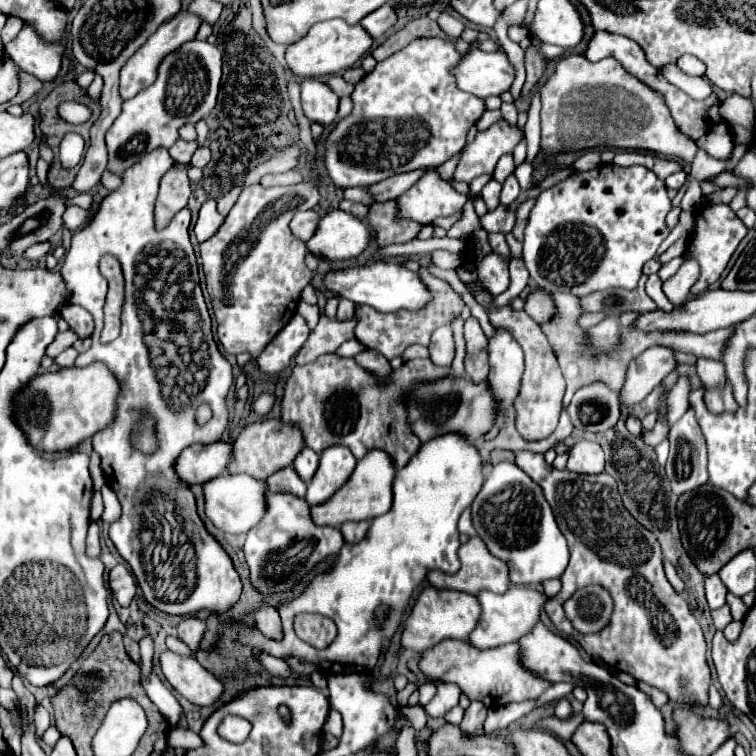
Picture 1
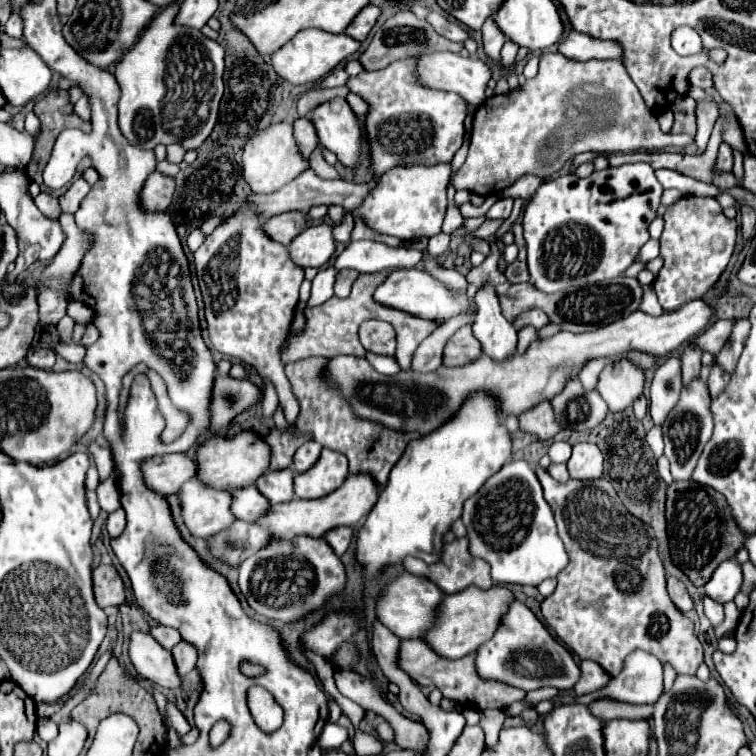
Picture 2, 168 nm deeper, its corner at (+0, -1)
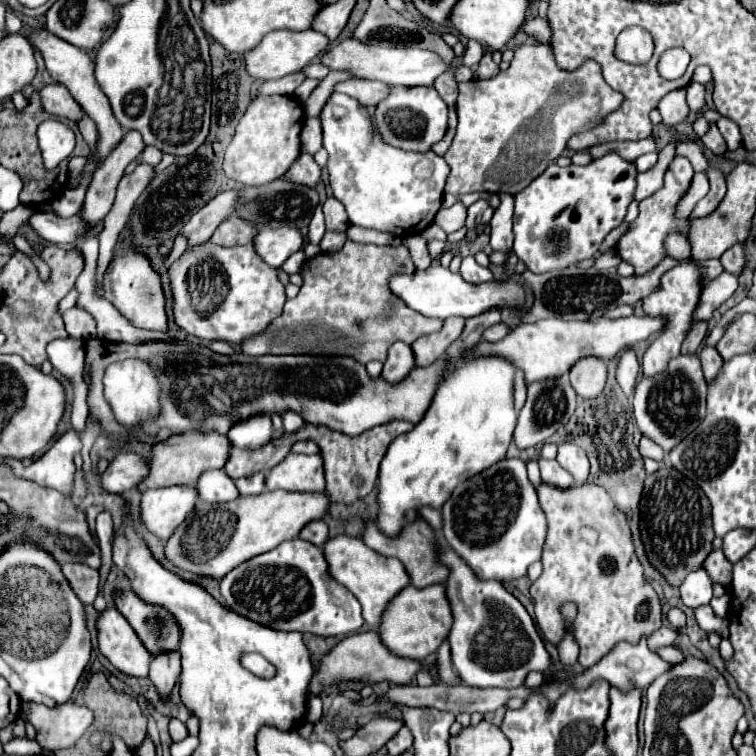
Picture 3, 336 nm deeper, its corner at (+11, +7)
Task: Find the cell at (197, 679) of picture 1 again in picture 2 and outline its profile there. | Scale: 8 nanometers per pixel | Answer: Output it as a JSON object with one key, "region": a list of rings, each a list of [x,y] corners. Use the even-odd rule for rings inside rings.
{"region":[[[133,633],[129,643],[129,655],[135,669],[145,679],[167,689],[181,687],[181,677],[177,673],[173,655],[167,649],[163,649],[153,635]]]}

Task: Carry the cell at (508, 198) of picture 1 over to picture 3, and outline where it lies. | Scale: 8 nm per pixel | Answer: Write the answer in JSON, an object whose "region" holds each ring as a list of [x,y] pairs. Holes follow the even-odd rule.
{"region":[[[478,199],[476,203],[472,203],[472,205],[468,207],[466,227],[468,227],[468,229],[474,229],[476,225],[484,225],[484,223],[488,223],[488,221],[492,219],[492,215],[494,215],[492,207],[490,207],[484,199]]]}

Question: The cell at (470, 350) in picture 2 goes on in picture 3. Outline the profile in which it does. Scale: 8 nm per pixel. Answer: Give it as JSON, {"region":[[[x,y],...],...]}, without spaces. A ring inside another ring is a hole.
{"region":[[[452,317],[452,319],[444,321],[444,327],[440,331],[424,335],[418,341],[414,341],[412,351],[414,351],[416,367],[428,367],[436,359],[440,359],[446,353],[446,349],[450,347],[450,343],[460,337],[462,329],[464,329],[464,319]]]}

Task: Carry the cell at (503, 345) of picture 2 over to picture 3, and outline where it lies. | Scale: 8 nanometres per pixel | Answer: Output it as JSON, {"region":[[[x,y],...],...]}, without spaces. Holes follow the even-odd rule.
{"region":[[[472,255],[462,259],[462,265],[460,265],[460,275],[462,275],[466,281],[476,281],[476,283],[480,283],[480,281],[490,281],[490,279],[494,277],[494,275],[490,273],[490,269],[480,267]]]}

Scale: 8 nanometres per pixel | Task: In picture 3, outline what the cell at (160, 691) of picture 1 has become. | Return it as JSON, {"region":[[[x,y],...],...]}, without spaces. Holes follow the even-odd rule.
{"region":[[[170,719],[170,737],[172,737],[174,743],[186,739],[186,737],[188,737],[188,729],[186,729],[186,725],[184,725],[182,721],[178,721],[178,719]]]}

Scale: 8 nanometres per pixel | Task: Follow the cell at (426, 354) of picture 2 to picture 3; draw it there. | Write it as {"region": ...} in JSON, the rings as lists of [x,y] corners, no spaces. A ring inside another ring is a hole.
{"region":[[[396,343],[388,349],[388,359],[384,361],[384,369],[382,369],[382,377],[388,383],[398,383],[402,381],[414,367],[414,357],[412,357],[412,349],[404,343]]]}

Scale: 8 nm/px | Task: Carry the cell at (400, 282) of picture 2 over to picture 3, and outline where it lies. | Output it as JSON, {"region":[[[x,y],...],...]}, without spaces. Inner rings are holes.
{"region":[[[438,261],[432,263],[426,271],[416,271],[414,275],[394,275],[390,279],[390,289],[396,293],[410,309],[422,313],[424,317],[448,319],[448,317],[476,317],[494,307],[498,309],[522,309],[526,303],[526,291],[522,283],[514,277],[506,279],[492,279],[486,283],[468,283],[460,277],[460,273],[452,273],[450,269],[442,267]]]}

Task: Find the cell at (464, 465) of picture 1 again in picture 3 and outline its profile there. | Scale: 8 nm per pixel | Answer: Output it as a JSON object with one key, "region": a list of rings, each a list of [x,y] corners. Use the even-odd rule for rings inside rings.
{"region":[[[488,355],[474,357],[474,361],[464,361],[444,377],[422,421],[404,437],[396,437],[382,459],[378,477],[378,527],[382,529],[382,533],[390,537],[398,535],[406,523],[404,513],[408,509],[420,509],[426,505],[442,507],[460,481],[478,475],[482,469],[488,469],[490,465],[506,457],[506,449],[512,443],[512,433],[518,417],[514,411],[514,375],[516,367],[508,359],[504,361],[504,357]]]}

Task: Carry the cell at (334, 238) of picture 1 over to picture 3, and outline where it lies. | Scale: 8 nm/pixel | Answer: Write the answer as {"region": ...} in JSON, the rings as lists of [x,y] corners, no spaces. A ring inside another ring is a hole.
{"region":[[[262,229],[252,243],[264,263],[270,267],[282,267],[292,253],[302,249],[304,239],[298,229]]]}

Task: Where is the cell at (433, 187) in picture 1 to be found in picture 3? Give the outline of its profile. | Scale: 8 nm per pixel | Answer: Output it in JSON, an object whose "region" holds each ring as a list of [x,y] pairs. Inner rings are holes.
{"region":[[[334,93],[320,117],[324,149],[330,155],[328,175],[332,195],[346,207],[350,223],[402,237],[418,233],[434,221],[450,173],[444,157],[434,151],[416,153],[384,143],[368,109],[348,95]]]}

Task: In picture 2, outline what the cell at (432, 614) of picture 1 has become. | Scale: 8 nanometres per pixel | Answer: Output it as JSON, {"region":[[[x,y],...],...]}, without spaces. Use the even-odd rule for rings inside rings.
{"region":[[[401,573],[389,587],[385,587],[383,595],[377,601],[377,615],[391,633],[399,639],[419,639],[427,631],[431,631],[437,623],[437,609],[443,601],[443,591],[425,577],[417,577],[411,573]]]}

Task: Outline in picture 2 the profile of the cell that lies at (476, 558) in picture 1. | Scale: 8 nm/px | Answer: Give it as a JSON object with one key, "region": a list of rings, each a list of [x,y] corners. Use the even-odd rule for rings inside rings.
{"region":[[[467,537],[447,543],[443,549],[443,559],[439,563],[427,565],[419,559],[405,559],[403,565],[409,573],[427,577],[435,585],[439,585],[443,593],[459,593],[469,585],[483,589],[493,587],[489,563],[479,557],[471,557]]]}

